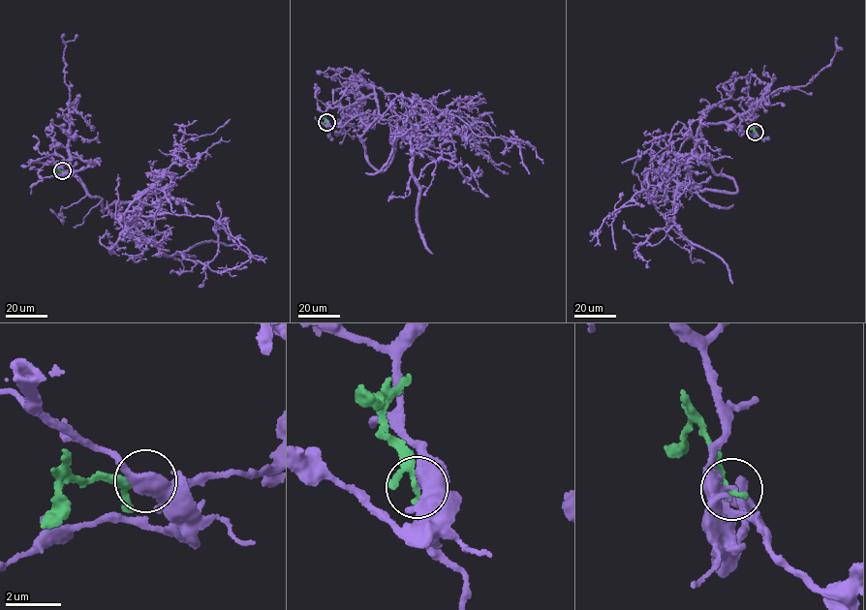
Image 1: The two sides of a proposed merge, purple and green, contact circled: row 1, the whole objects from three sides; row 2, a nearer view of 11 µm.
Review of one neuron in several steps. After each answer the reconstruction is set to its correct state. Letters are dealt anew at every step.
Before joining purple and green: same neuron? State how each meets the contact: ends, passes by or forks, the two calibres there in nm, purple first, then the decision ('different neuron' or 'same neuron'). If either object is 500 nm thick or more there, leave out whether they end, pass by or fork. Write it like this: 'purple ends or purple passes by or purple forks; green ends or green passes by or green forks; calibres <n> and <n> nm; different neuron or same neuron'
calibres 550 and 160 nm; different neuron

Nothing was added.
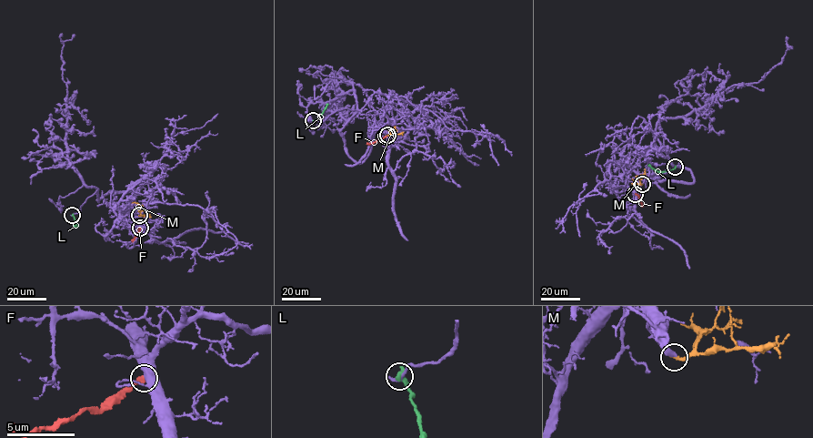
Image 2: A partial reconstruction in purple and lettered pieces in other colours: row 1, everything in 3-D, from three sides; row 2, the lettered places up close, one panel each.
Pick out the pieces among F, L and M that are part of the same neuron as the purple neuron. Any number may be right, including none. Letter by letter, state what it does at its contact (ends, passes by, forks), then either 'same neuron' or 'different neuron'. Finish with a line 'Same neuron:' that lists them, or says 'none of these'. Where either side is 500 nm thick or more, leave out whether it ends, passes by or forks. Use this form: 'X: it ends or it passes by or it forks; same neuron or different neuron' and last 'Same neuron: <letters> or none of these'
F: it ends; different neuron
L: it ends; different neuron
M: it ends; same neuron
Same neuron: M

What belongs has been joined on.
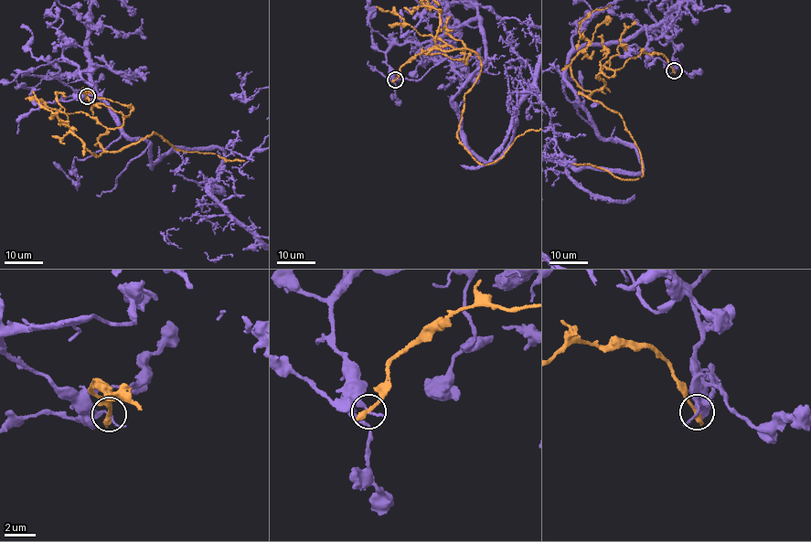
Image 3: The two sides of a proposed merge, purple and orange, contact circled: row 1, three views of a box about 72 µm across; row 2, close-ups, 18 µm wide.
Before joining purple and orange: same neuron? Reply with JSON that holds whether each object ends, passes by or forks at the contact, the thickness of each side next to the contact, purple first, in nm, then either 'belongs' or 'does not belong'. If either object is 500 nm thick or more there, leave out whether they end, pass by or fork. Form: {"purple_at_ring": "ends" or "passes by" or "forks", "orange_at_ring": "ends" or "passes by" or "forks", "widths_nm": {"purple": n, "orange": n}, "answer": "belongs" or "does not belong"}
{"purple_at_ring": "passes by", "orange_at_ring": "ends", "widths_nm": {"purple": 180, "orange": 360}, "answer": "does not belong"}

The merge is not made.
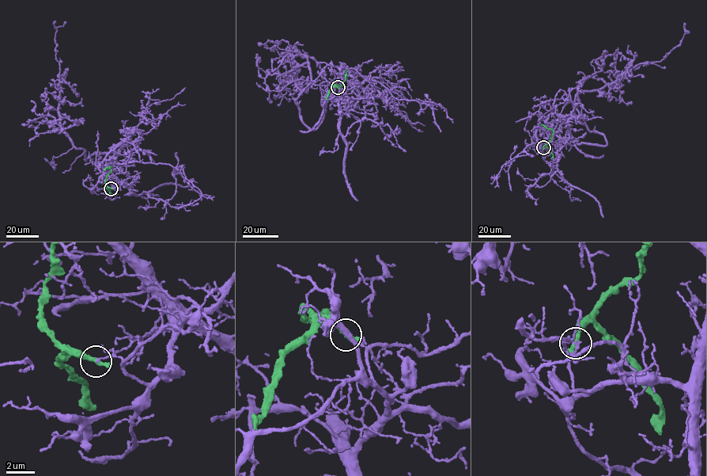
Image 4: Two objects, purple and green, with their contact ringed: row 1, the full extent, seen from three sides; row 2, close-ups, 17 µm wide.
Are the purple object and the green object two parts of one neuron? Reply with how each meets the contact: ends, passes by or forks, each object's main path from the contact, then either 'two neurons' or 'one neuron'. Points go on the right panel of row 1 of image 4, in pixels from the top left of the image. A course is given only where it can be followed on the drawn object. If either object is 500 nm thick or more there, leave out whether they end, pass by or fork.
purple ends | green ends | purple via (543, 148), (556, 152), (563, 139), (606, 145), (575, 108), (576, 96), (640, 63), (659, 62), (687, 31) | green via (543, 148), (550, 140), (553, 131), (541, 124) | two neurons

